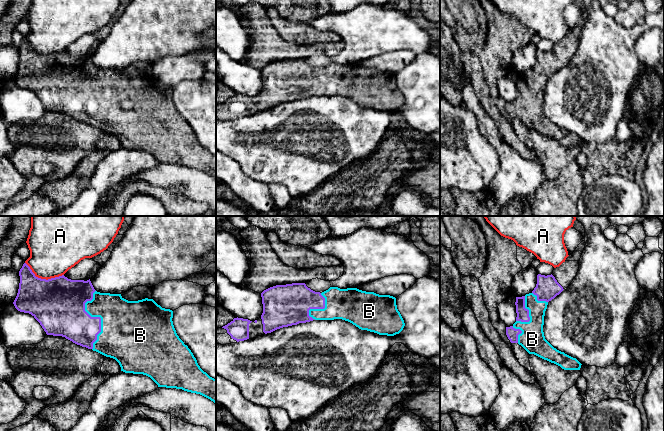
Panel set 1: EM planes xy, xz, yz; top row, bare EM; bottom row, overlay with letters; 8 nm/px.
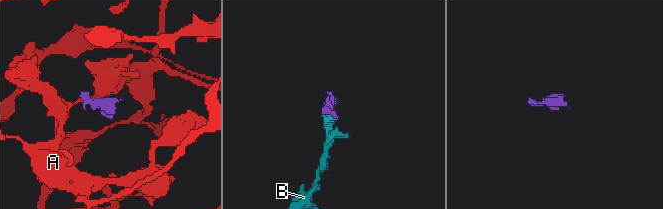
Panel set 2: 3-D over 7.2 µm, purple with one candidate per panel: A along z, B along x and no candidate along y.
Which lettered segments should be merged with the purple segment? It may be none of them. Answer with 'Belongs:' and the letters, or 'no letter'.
Belongs: B

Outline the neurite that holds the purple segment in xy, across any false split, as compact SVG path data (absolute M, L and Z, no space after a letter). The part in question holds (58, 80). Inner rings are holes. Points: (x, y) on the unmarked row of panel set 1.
M26 39L20 45L19 52L19 65L13 80L18 87L31 90L47 111L65 113L77 121L113 134L119 139L121 147L146 151L158 163L200 170L216 180L216 155L200 144L191 126L177 111L172 97L172 86L162 84L153 75L128 77L121 70L97 68L90 55L71 56L64 51L48 56L41 55L35 52Z

